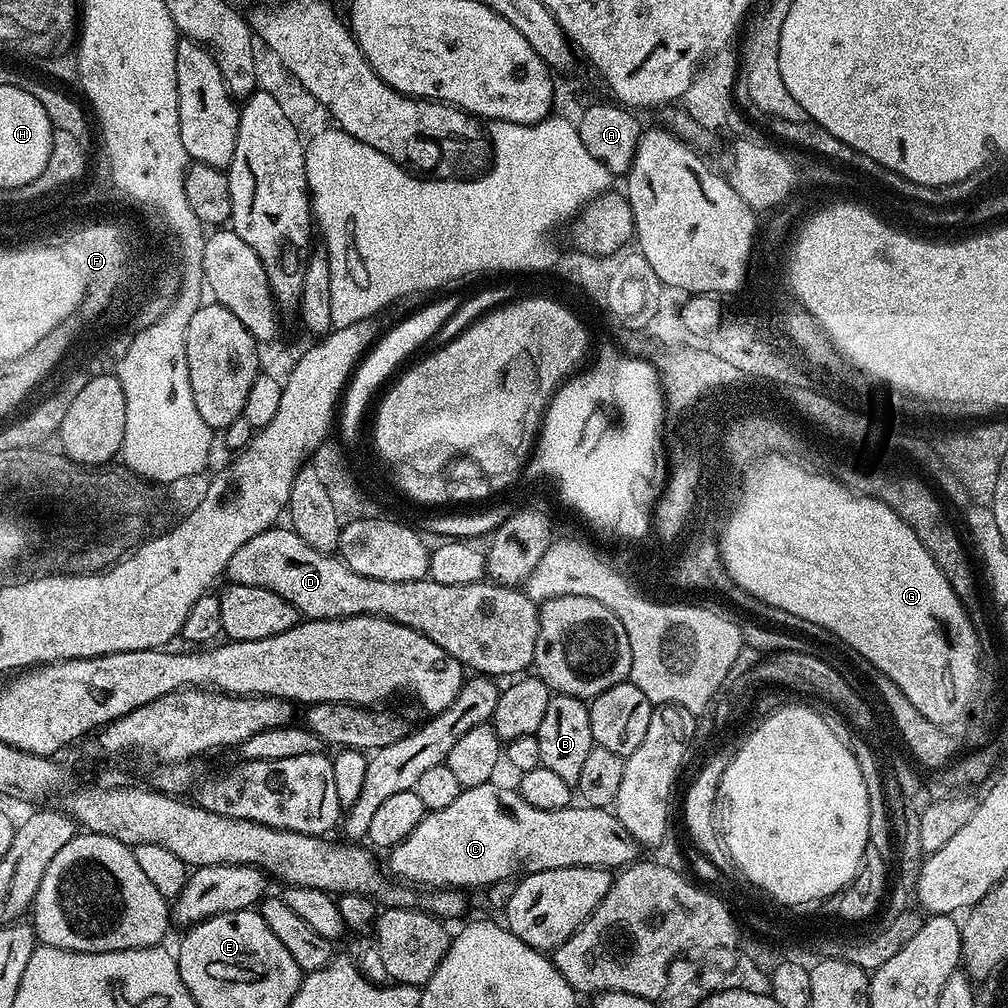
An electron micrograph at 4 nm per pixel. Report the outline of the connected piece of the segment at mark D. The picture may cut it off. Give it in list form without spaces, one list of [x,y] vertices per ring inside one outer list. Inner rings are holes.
[[[280,527],[268,528],[250,538],[246,546],[238,546],[238,550],[234,550],[226,569],[227,579],[231,583],[274,590],[278,598],[286,598],[286,602],[294,605],[301,617],[309,620],[341,620],[347,616],[381,616],[393,620],[430,638],[430,642],[442,646],[446,654],[476,674],[512,678],[527,673],[533,667],[534,646],[538,640],[538,604],[519,587],[495,582],[442,586],[442,582],[427,578],[410,582],[382,582],[378,578],[366,578],[350,570],[350,566],[339,555],[319,552],[304,542],[291,527]]]

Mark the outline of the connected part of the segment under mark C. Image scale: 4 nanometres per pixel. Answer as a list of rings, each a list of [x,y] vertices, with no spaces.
[[[496,782],[464,788],[451,806],[425,811],[422,822],[387,853],[386,868],[397,881],[417,889],[484,890],[494,882],[523,878],[530,872],[555,868],[619,870],[637,859],[636,839],[615,811],[576,807],[538,810],[523,800],[515,787],[499,788]]]

